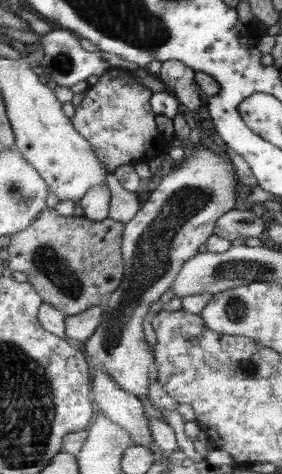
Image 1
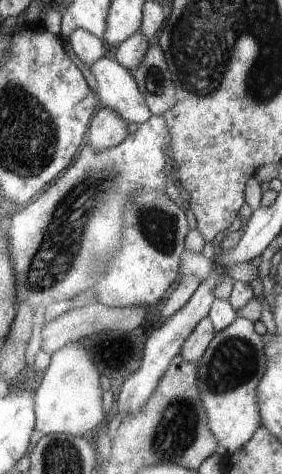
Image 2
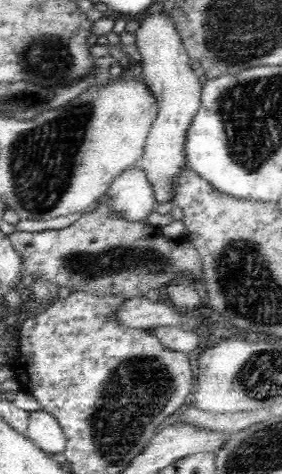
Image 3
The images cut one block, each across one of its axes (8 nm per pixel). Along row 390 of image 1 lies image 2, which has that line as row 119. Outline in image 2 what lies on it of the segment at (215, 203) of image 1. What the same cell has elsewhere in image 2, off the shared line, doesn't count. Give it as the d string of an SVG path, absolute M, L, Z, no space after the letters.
M103 56L99 62L89 66L89 70L99 84L101 106L117 110L123 114L123 118L135 124L143 124L153 116L145 96L139 90L139 84L131 76L131 70L119 60Z

